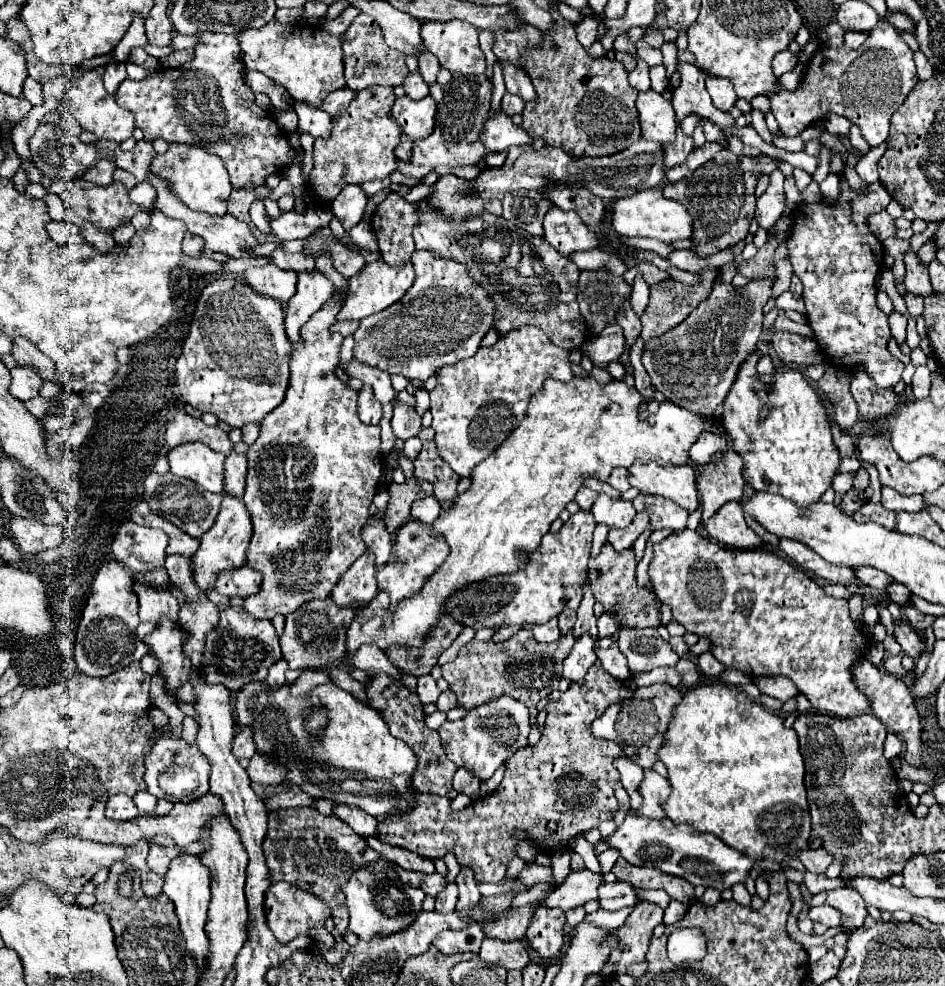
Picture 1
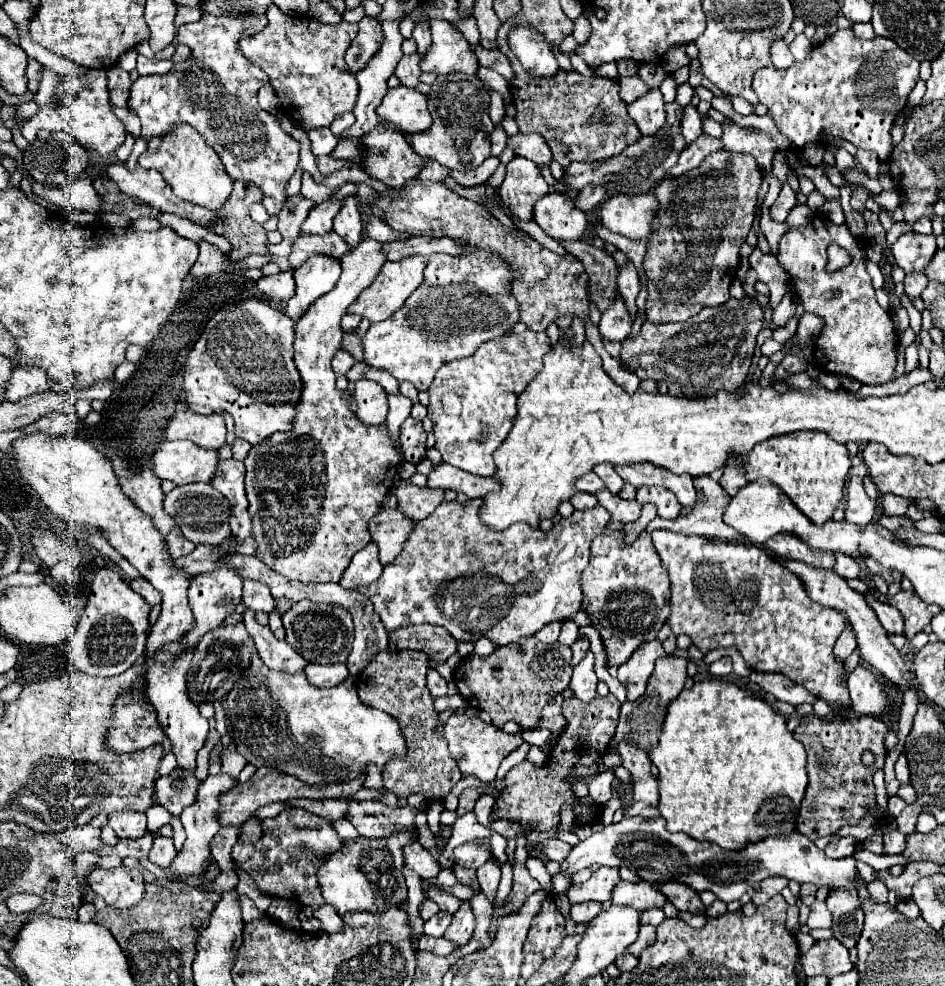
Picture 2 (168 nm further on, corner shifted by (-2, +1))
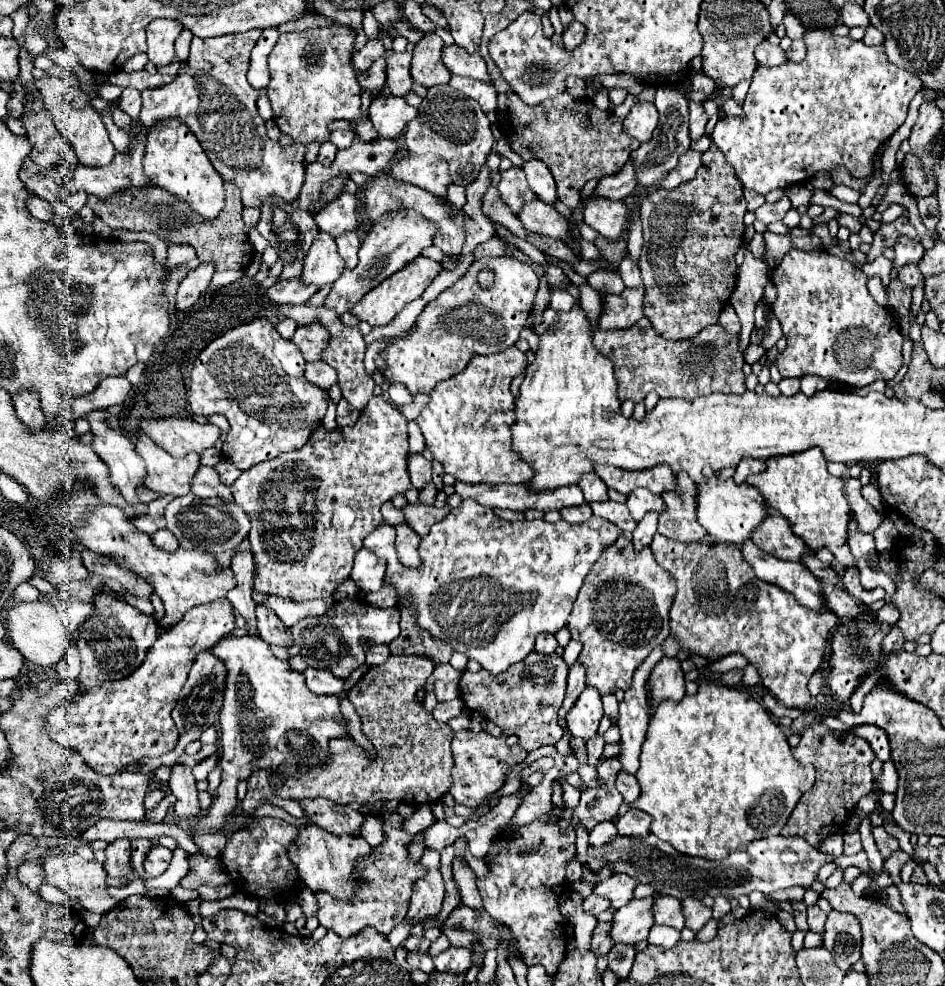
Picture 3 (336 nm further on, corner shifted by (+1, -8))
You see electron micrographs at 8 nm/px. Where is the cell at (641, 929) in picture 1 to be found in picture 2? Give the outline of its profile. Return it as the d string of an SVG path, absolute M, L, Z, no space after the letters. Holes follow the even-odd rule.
M648 909L640 913L640 925L660 925L664 921L664 911L662 909Z

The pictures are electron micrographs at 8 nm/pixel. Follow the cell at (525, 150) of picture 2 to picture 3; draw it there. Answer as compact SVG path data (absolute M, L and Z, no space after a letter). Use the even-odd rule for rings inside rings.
M535 158L525 162L523 166L527 180L529 180L529 188L531 192L535 192L535 196L545 202L545 204L555 204L557 200L557 190L555 190L555 180L551 176L551 172L547 170L547 166L543 162L537 162Z

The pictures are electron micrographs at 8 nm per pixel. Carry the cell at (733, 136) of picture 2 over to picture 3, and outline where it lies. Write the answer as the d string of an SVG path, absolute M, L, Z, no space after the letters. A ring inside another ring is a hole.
M807 30L803 42L807 44L803 62L785 62L773 68L757 66L751 88L741 104L743 116L723 116L711 136L741 184L759 194L777 188L785 190L811 180L817 172L831 172L837 166L847 168L859 180L871 176L877 148L905 122L911 98L923 88L923 82L915 74L887 60L883 46L867 46L863 40L853 40L851 36L833 36L829 30Z

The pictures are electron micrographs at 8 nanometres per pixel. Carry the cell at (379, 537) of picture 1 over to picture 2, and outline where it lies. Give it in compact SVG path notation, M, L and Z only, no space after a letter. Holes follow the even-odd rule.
M382 507L380 513L376 513L370 519L370 537L380 549L380 563L388 565L394 561L394 557L400 553L414 521L410 521L406 515L402 515L396 509Z

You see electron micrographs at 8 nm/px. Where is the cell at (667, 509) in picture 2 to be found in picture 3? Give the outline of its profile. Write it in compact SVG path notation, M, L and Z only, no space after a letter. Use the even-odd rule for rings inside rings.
M637 488L635 492L631 492L629 496L627 496L627 508L629 508L629 512L631 512L631 516L639 522L647 512L663 512L663 508L665 508L665 504L663 504L663 500L661 500L661 496L657 496L657 494L651 494L651 492L647 492L645 488Z

